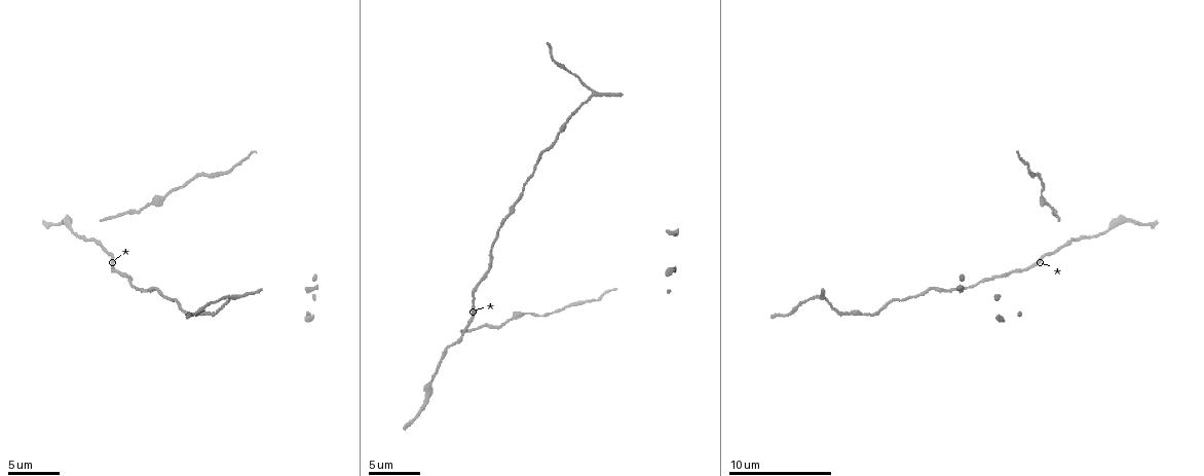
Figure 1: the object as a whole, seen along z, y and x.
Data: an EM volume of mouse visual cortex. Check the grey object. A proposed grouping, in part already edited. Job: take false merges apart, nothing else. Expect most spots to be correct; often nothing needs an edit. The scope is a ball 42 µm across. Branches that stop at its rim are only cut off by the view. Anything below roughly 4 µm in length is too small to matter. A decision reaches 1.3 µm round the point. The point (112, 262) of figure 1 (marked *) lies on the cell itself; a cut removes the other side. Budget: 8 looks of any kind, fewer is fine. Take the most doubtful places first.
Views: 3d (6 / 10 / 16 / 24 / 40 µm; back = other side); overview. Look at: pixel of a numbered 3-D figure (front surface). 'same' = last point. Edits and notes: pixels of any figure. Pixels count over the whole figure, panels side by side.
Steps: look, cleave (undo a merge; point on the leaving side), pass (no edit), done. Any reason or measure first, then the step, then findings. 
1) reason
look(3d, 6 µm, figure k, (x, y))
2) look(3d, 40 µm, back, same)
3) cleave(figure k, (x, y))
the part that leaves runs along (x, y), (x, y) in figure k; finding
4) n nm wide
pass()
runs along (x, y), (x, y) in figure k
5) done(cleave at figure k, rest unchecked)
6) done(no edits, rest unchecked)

thick turns thin
look(3d, 16 µm, figure 1, (501, 224))

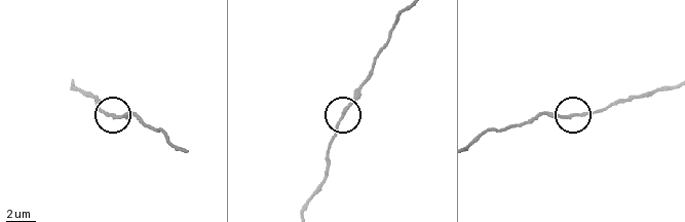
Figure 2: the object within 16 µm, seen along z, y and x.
from behind
look(3d, 16 µm, back, figure 2, (114, 114))

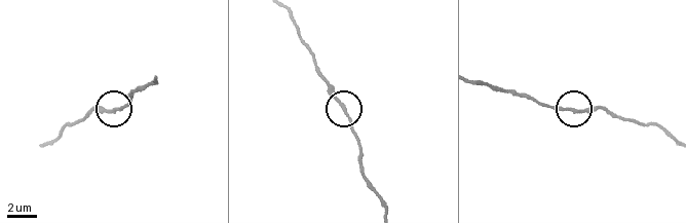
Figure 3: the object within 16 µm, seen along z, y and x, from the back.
210 nm wide
pass()
runs along (156, 79), (136, 91), (123, 107), (106, 111), (91, 107) in figure 3; all the same cell

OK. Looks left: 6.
calibre changes
look(3d, 16 µm, figure 1, (505, 323))

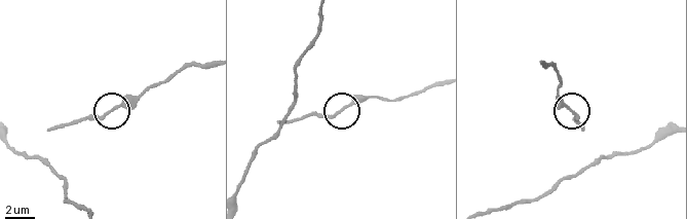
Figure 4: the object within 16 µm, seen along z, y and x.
pass()
one cell here

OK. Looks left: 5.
sharp bend
look(3d, 10 µm, figure 1, (540, 152))

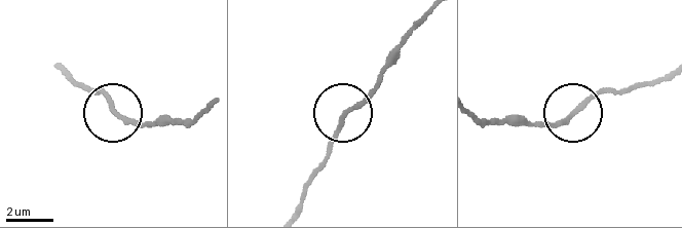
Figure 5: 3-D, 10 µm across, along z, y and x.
pass()
runs along (296, 208), (339, 120), (380, 81) in figure 5; one cell here

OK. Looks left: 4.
look(3d, 10 µm, figure 1, (95, 242))

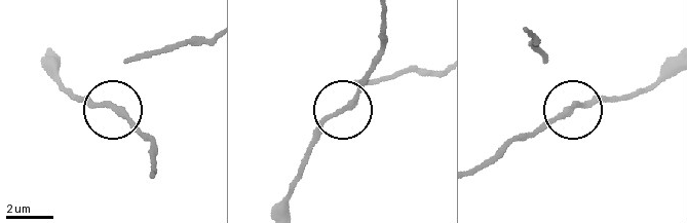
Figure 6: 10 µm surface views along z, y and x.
230 nm wide
pass()
runs along (382, 39), (365, 84), (307, 147) in figure 6; one cell here

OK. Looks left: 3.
done(no edits, rest unchecked)

